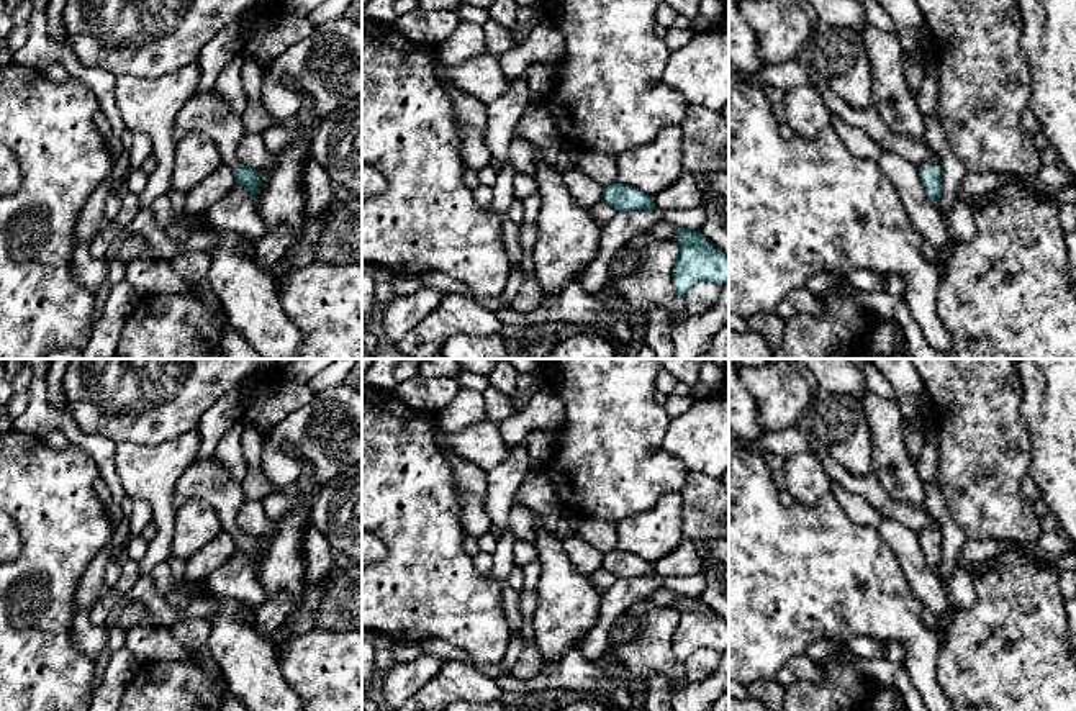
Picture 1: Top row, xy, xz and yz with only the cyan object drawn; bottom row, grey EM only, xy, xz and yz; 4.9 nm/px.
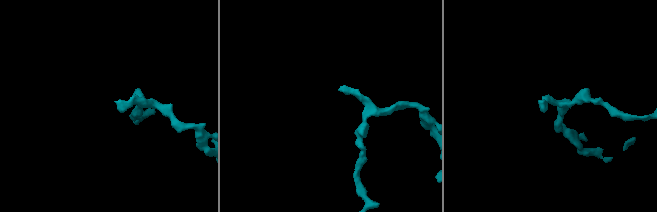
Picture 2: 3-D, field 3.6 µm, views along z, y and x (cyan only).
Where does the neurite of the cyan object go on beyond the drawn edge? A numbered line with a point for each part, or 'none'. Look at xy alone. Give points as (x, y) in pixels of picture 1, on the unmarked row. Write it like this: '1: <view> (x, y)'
1: xy (205, 479)

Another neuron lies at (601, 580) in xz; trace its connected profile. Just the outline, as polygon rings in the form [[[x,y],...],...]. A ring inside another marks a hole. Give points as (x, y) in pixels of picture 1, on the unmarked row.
[[[603,568],[595,570],[588,577],[595,590],[601,595],[606,593],[617,580],[613,573]]]

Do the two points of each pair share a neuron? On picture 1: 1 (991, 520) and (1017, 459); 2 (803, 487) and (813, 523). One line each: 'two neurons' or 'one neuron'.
1: one neuron
2: two neurons

